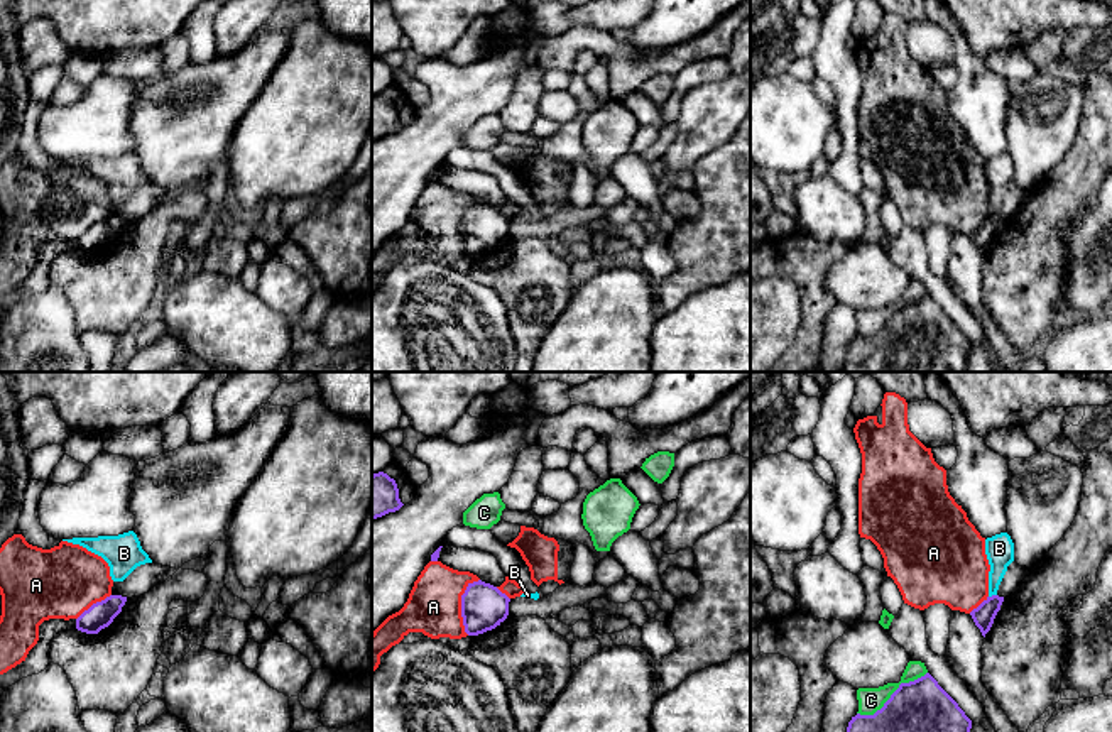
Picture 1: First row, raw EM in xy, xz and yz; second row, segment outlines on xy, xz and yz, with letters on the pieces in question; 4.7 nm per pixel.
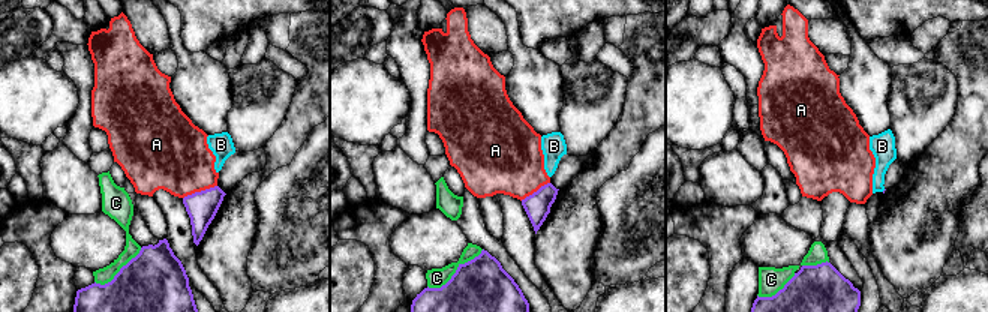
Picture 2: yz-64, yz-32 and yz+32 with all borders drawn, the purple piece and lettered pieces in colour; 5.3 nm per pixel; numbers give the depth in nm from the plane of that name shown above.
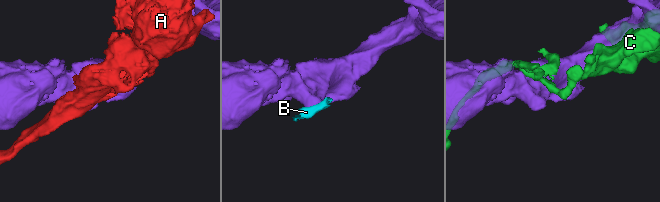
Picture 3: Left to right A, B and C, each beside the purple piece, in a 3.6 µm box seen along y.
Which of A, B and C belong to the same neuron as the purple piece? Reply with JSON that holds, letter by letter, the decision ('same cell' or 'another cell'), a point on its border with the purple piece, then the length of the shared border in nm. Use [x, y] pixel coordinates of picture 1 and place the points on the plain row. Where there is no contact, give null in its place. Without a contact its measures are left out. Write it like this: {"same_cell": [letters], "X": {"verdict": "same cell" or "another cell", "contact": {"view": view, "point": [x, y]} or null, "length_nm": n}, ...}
{"same_cell": [], "A": {"verdict": "another cell", "contact": {"view": "xz", "point": [462, 227]}, "length_nm": 280}, "B": {"verdict": "another cell", "contact": {"view": "yz", "point": [992, 217]}, "length_nm": 40}, "C": {"verdict": "another cell", "contact": {"view": "yz", "point": [891, 316]}, "length_nm": 400}}

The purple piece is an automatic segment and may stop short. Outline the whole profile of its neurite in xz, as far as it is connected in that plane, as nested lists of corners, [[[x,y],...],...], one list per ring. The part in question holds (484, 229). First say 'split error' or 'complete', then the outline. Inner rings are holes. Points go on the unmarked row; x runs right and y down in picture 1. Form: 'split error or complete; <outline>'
complete; [[[482,201],[468,205],[461,216],[465,254],[478,257],[500,247],[509,237],[510,220]]]

